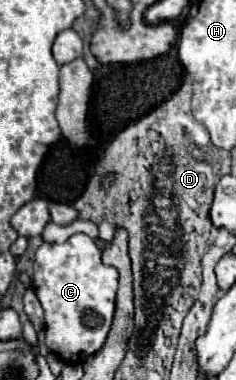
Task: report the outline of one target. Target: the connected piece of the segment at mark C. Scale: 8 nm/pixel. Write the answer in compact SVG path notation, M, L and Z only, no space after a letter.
M75 233L61 245L43 243L33 269L33 291L45 311L45 345L63 361L82 364L107 339L115 313L117 271L101 263L97 243L85 233Z

